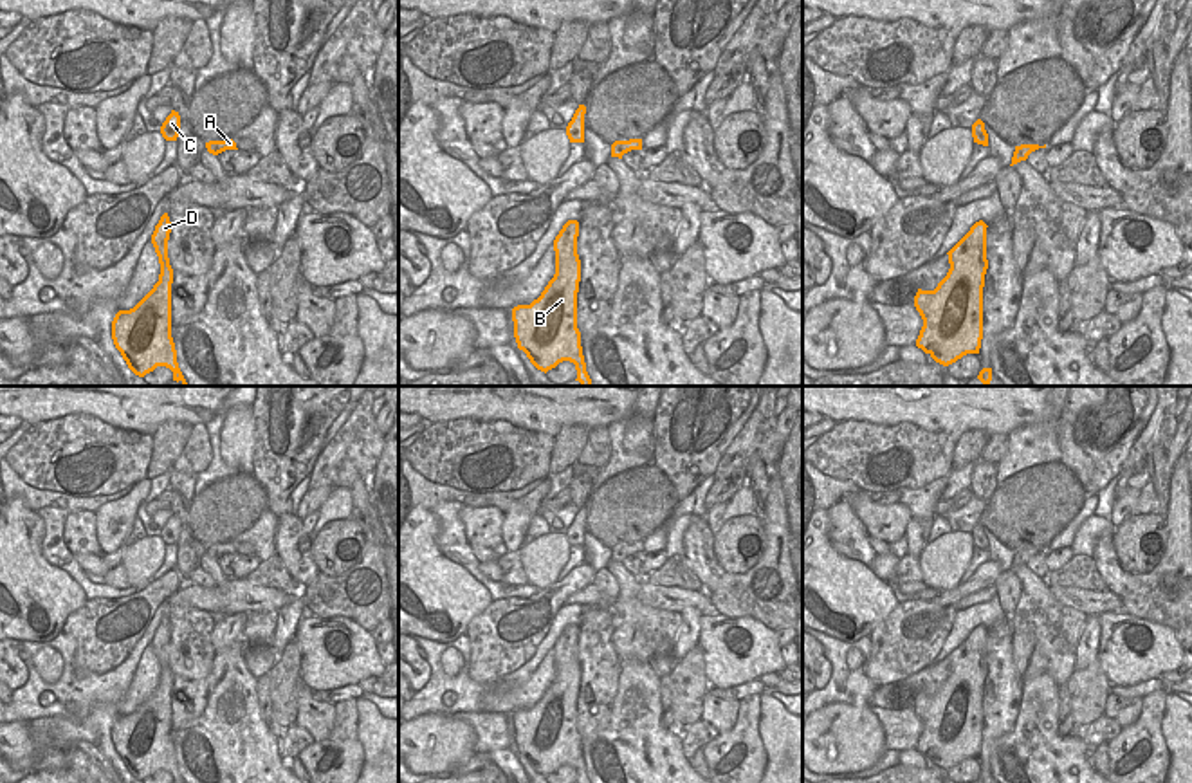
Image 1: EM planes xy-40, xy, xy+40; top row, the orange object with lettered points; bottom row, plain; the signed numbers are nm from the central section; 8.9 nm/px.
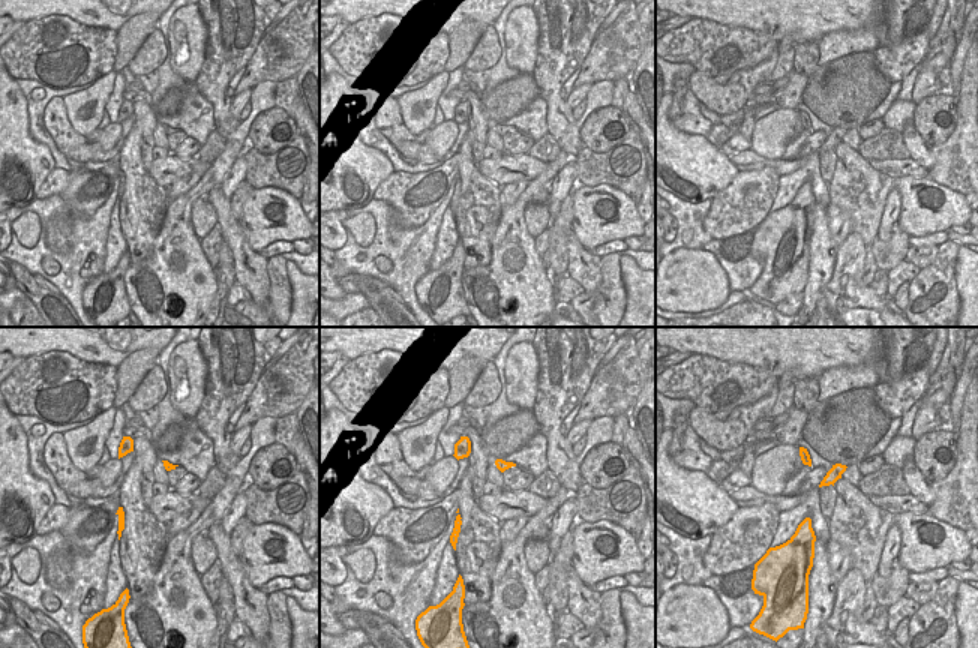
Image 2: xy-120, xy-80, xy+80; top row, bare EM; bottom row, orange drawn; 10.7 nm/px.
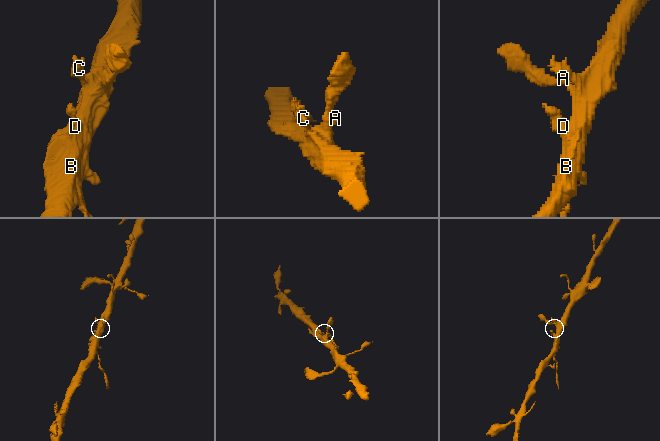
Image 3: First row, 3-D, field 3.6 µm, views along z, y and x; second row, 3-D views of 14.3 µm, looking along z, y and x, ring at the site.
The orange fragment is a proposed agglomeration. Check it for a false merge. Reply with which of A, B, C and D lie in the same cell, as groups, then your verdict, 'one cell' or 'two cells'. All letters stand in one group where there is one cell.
A B C D; one cell

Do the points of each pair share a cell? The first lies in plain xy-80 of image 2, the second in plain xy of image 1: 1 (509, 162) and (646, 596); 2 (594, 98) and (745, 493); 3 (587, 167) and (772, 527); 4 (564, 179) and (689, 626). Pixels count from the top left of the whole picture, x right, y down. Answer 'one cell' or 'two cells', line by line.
1: one cell
2: one cell
3: one cell
4: one cell

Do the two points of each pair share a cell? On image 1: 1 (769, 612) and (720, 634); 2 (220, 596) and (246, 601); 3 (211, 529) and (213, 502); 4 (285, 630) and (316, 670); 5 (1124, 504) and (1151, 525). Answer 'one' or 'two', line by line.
1: two
2: one
3: one
4: two
5: two

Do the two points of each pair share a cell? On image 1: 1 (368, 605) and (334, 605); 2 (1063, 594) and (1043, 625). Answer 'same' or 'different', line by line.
1: same
2: different

